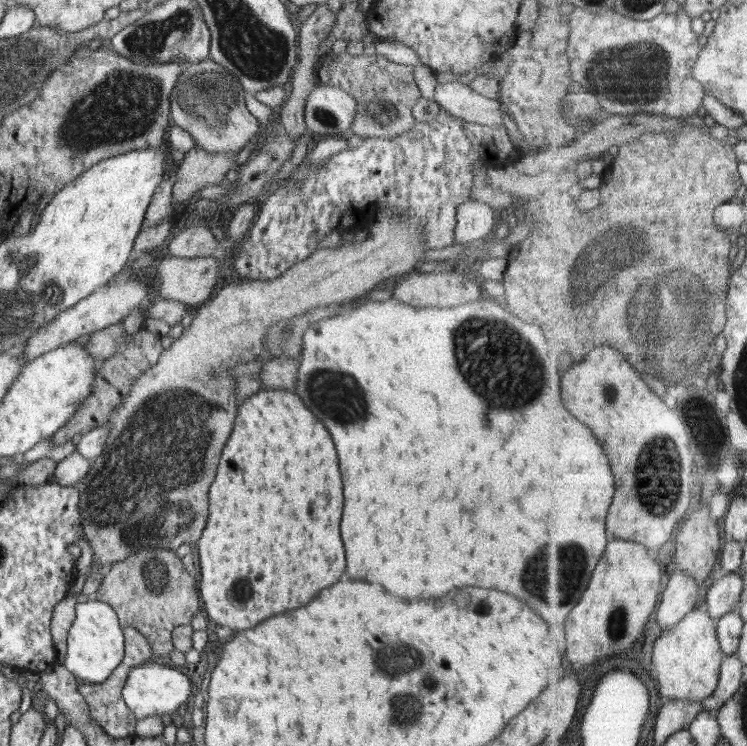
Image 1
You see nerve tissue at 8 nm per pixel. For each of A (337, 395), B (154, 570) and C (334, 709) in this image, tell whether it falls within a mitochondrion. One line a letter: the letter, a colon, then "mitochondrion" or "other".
A: mitochondrion
B: mitochondrion
C: other

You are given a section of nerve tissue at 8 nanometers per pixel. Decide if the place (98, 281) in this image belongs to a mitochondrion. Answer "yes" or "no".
no

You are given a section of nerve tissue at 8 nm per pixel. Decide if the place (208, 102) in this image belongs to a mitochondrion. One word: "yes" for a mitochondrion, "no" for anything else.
yes

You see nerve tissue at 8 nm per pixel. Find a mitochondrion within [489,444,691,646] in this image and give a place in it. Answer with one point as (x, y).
(556, 576)

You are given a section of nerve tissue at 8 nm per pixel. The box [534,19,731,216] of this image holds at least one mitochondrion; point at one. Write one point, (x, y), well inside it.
(642, 68)

